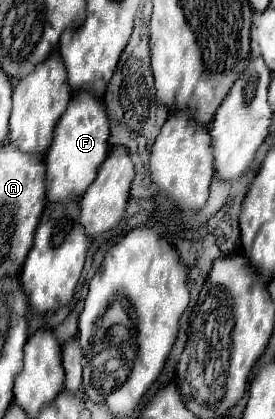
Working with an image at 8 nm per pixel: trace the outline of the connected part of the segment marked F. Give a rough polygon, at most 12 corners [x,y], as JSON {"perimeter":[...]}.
{"perimeter":[[74,95],[46,155],[46,197],[84,195],[108,157],[104,103]]}

